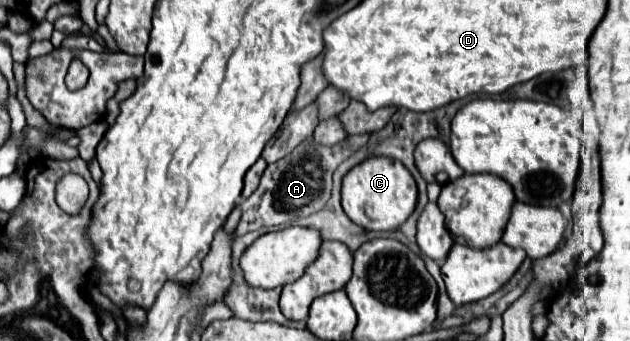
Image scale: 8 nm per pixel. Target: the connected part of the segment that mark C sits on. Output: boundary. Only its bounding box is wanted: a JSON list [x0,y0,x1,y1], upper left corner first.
[341,157,417,231]

